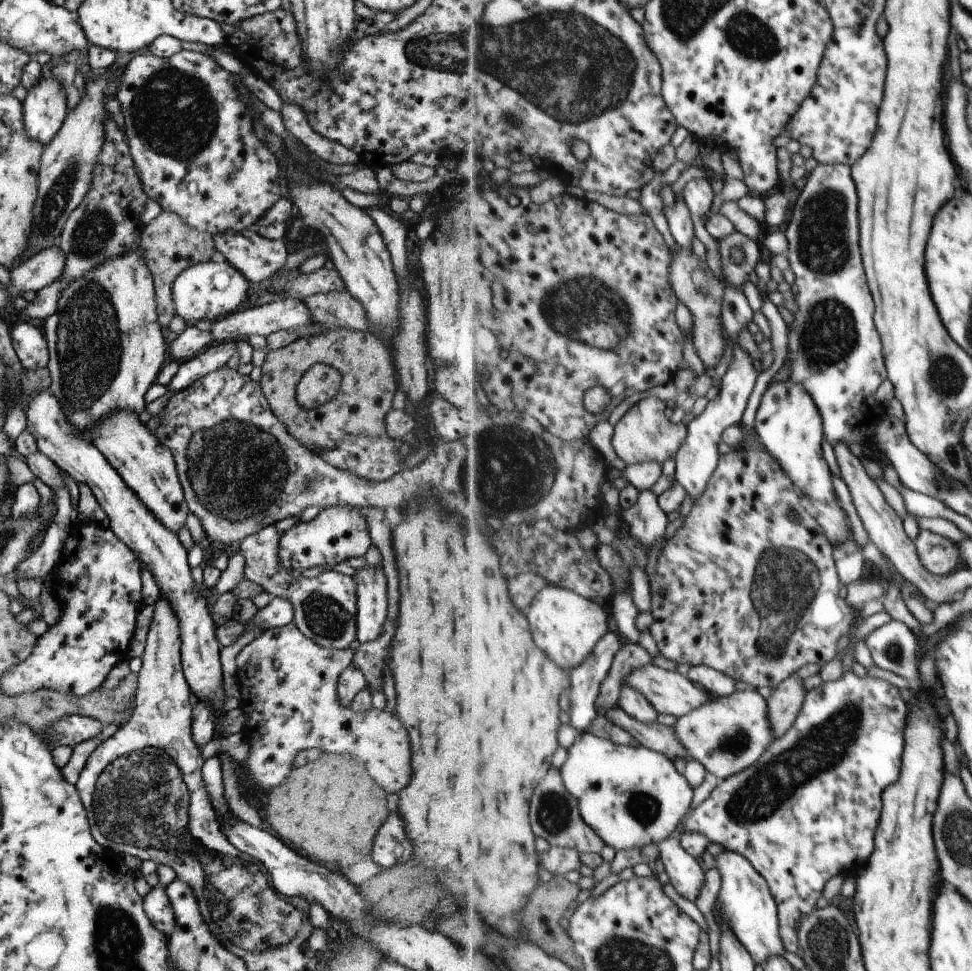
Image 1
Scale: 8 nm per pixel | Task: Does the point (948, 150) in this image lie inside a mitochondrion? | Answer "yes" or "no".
no

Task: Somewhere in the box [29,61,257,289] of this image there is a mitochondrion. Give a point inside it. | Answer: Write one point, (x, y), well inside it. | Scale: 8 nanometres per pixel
(157, 113)

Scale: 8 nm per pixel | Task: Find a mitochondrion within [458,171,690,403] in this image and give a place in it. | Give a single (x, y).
(586, 311)

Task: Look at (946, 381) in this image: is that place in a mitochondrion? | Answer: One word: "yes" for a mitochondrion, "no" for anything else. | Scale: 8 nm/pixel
yes

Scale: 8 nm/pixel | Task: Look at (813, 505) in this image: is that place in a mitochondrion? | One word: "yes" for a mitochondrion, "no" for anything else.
no

